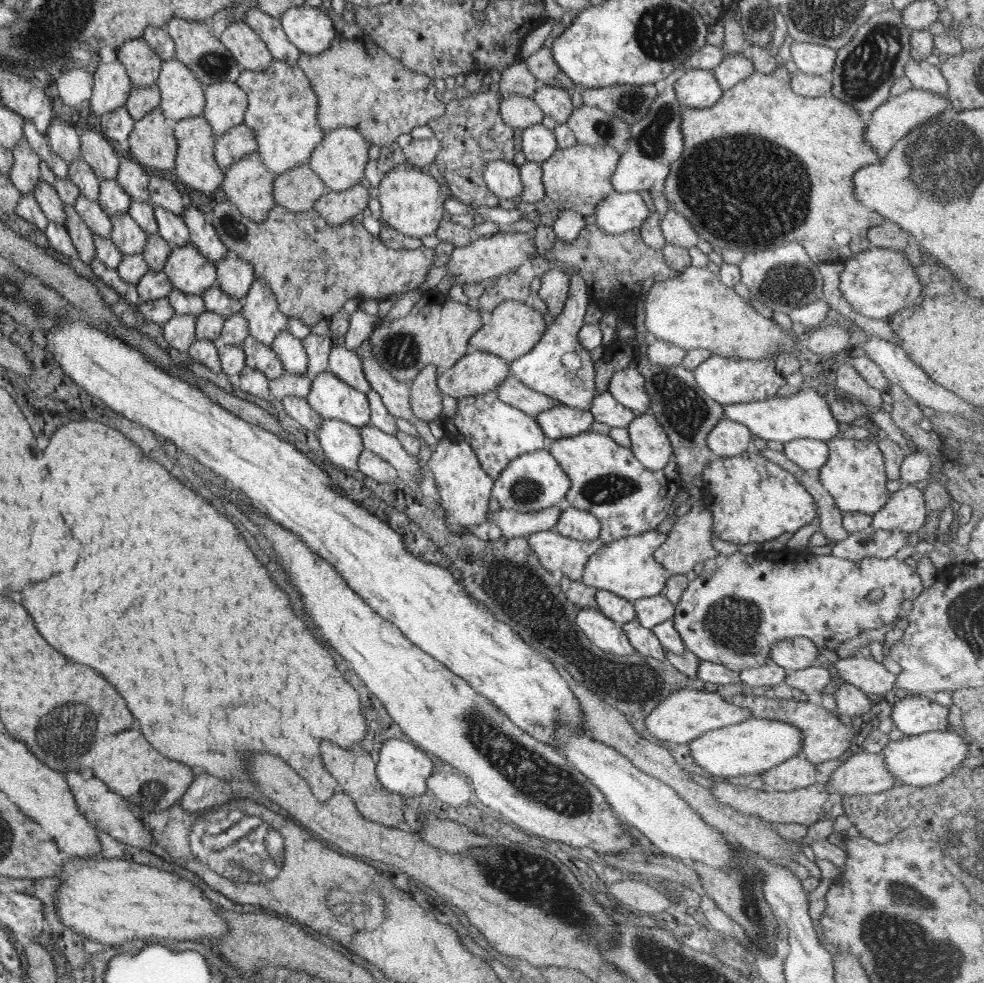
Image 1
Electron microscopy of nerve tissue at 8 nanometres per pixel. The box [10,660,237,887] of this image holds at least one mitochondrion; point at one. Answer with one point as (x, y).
(64, 740)

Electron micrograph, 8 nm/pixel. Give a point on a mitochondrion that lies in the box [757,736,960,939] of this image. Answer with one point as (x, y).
(920, 906)

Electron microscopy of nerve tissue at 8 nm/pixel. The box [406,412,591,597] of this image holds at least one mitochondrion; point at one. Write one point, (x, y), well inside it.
(524, 490)

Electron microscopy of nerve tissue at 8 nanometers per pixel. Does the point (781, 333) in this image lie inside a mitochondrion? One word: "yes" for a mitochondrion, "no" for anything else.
no

